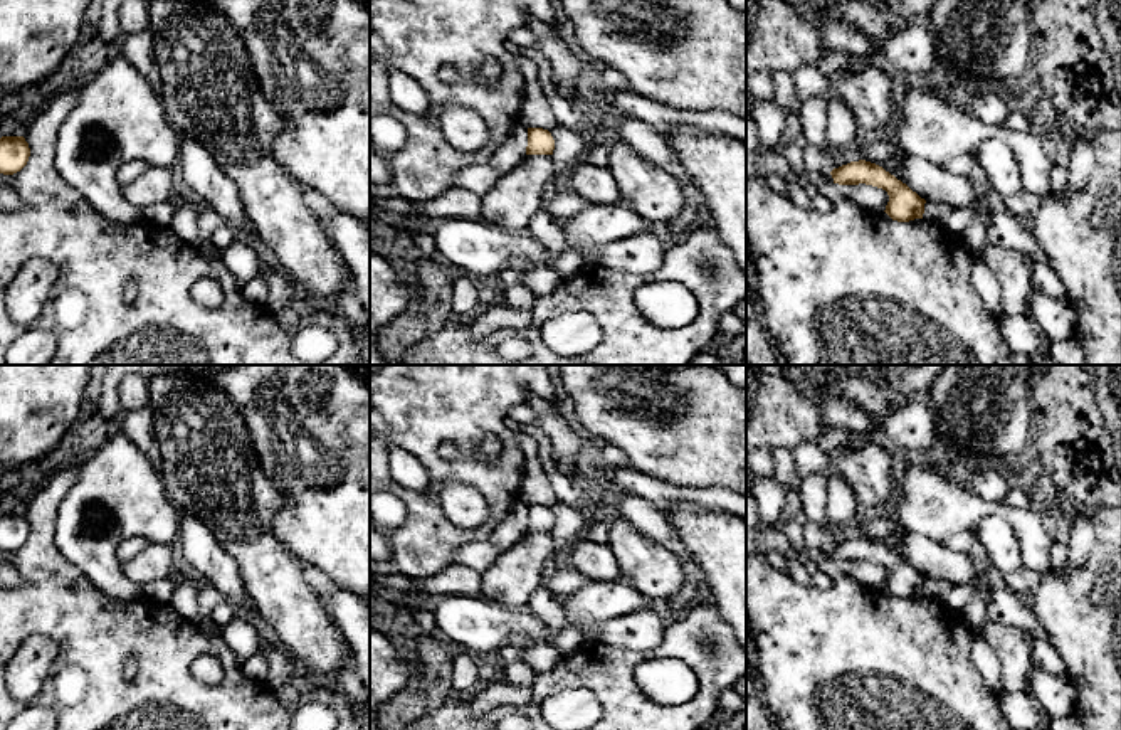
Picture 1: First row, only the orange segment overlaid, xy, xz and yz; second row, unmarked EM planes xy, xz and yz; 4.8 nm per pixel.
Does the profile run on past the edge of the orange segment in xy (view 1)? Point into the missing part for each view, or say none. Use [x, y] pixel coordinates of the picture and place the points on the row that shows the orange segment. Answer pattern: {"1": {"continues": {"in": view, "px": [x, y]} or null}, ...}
{"1": {"continues": null}}

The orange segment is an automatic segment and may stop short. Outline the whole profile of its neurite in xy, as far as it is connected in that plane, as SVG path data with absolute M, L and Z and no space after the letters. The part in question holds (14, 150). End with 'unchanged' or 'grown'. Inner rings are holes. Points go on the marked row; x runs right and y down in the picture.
M24 136L0 138L0 173L13 175L20 172L30 156L29 143Z | unchanged

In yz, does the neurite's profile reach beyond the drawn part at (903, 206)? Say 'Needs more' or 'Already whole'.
Already whole

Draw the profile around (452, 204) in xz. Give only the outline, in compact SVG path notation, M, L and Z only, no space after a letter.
M450 187L435 198L417 202L413 214L430 219L481 219L481 197L462 188Z

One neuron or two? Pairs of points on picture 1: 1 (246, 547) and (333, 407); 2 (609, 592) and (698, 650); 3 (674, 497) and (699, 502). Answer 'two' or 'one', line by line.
1: two
2: two
3: one

